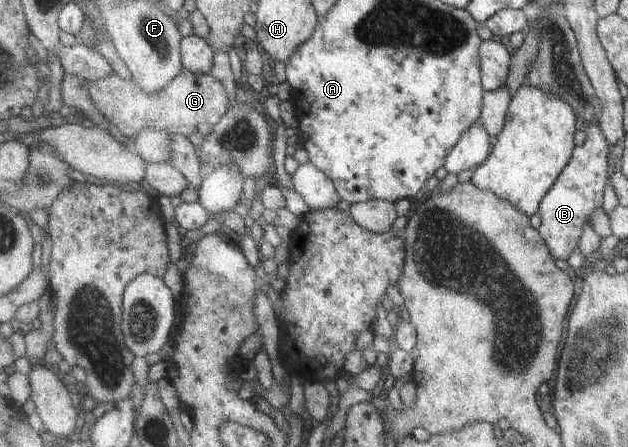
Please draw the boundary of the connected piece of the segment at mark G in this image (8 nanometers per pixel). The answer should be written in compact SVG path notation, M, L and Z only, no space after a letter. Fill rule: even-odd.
M186 70L176 76L164 89L153 94L147 94L135 78L124 79L118 72L104 79L90 81L89 94L99 112L114 122L127 141L132 143L136 135L148 125L185 137L194 131L206 137L229 110L228 105L231 104L228 103L229 95L226 88L216 77L196 75Z

